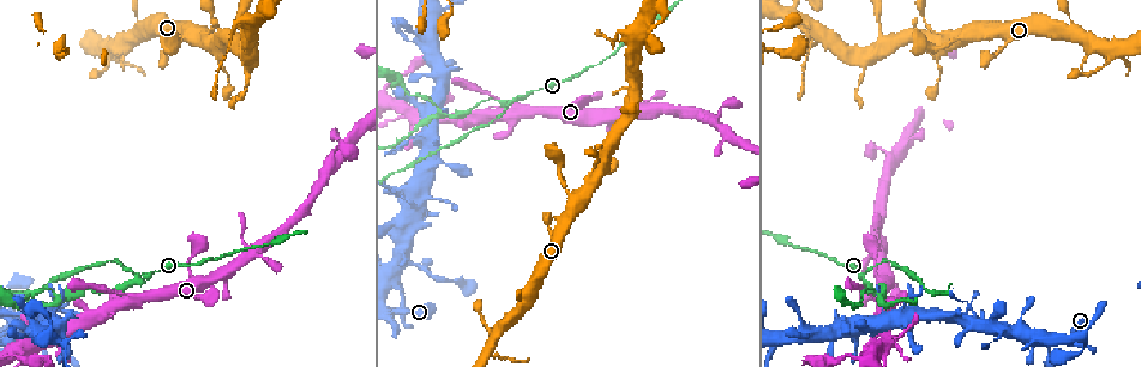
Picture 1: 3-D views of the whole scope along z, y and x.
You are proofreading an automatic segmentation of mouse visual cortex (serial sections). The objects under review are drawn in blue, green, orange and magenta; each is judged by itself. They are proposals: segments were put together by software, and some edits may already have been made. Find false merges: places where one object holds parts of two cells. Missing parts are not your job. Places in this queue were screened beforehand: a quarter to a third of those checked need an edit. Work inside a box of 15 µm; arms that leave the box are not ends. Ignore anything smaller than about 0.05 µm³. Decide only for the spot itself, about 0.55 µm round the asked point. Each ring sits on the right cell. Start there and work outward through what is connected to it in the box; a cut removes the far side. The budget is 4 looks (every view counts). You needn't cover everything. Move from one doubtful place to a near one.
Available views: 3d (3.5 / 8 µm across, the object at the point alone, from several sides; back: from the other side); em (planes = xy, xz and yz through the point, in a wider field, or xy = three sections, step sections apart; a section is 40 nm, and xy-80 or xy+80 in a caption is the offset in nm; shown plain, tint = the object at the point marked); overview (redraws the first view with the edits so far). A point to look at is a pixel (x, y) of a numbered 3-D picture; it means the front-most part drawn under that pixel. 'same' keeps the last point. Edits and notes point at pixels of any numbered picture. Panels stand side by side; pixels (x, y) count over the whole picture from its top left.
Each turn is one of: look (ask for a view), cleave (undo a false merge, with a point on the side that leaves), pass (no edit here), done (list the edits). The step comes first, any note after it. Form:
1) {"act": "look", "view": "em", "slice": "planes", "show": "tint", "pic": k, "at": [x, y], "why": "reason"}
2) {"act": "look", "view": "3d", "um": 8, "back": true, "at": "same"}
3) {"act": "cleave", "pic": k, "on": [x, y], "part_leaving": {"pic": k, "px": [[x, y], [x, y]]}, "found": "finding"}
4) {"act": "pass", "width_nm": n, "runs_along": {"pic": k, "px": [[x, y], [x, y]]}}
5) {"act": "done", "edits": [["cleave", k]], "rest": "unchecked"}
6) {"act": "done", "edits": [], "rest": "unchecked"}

{"act": "look", "view": "3d", "um": 3.5, "pic": 1, "at": [145, 275]}

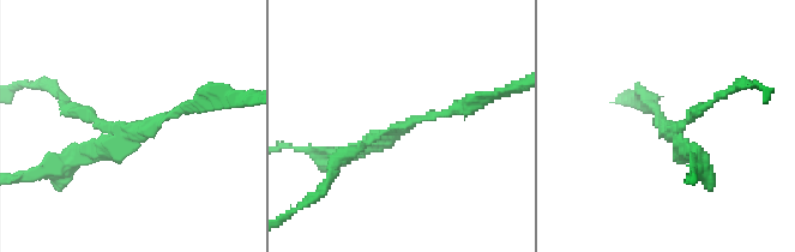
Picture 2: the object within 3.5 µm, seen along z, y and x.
{"act": "look", "view": "em", "slice": "xy", "step": 2, "show": "tint", "pic": 2, "at": [667, 132], "arms": 3, "arm_widths_nm": [100, 150, 200], "why": "now the EM"}

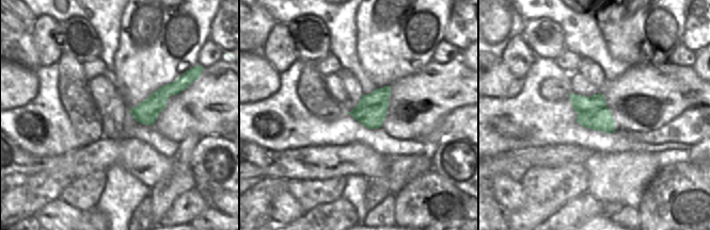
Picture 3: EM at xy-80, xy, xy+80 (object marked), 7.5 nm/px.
{"act": "cleave", "pic": 2, "on": [68, 152], "border": {"pic": 3, "px": [[579, 113], [592, 112], [599, 129]]}, "found": "two cells meet here"}

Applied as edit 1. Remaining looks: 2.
{"act": "look", "view": "3d", "um": 3.5, "pic": 1, "at": [243, 18]}

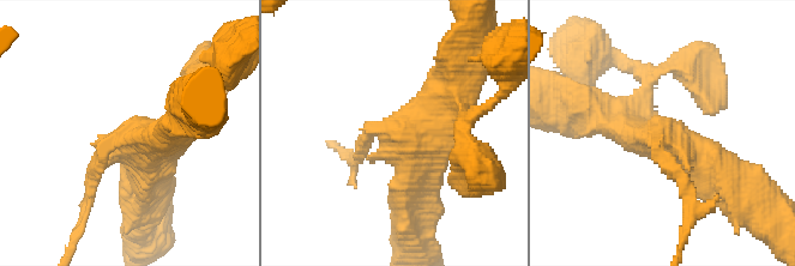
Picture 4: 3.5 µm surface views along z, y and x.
{"act": "look", "view": "em", "slice": "xy", "step": 3, "show": "tint", "pic": 4, "at": [660, 135], "arms": 3, "arm_widths_nm": [200, 450, 500], "why": "need the tissue"}

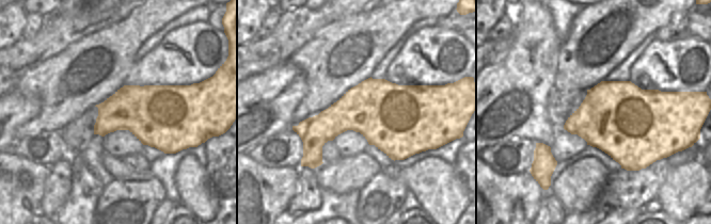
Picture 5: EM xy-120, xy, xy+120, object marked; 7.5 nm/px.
{"act": "cleave", "pic": 4, "on": [694, 211], "part_leaving": {"pic": 4, "px": [[658, 149], [692, 207], [680, 248]]}, "found": "a second cell is stuck on"}

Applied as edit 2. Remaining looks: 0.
{"act": "done", "edits": [["cleave", 2], ["cleave", 4]], "rest": "unchecked"}

